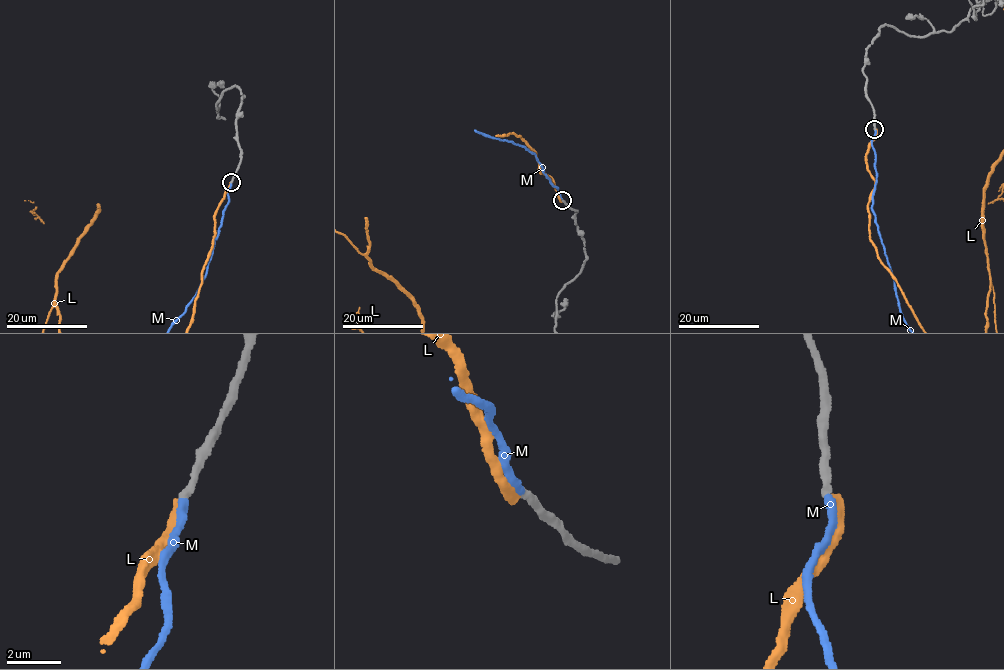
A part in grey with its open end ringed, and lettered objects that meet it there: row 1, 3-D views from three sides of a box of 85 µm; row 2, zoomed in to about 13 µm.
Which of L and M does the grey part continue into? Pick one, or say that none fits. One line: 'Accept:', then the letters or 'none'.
Accept: M

